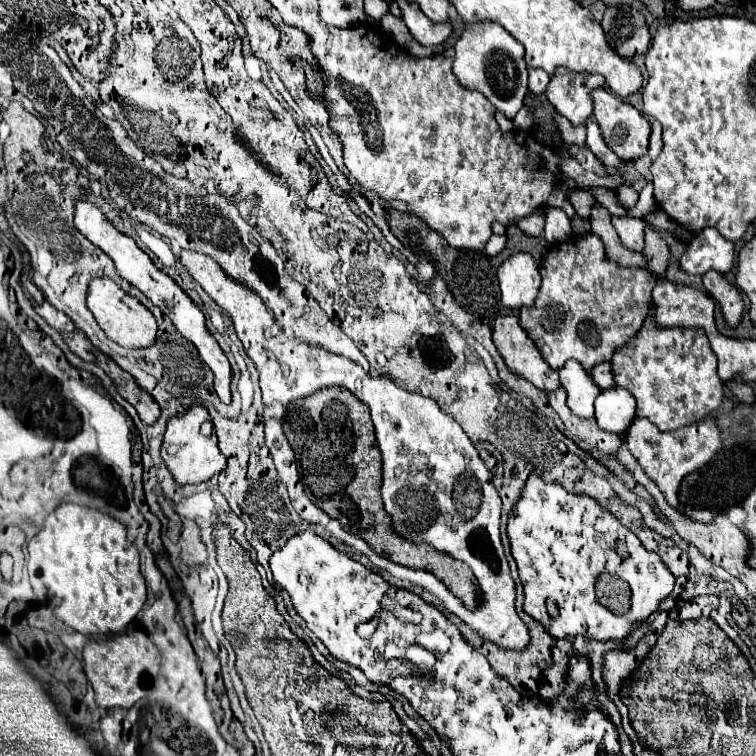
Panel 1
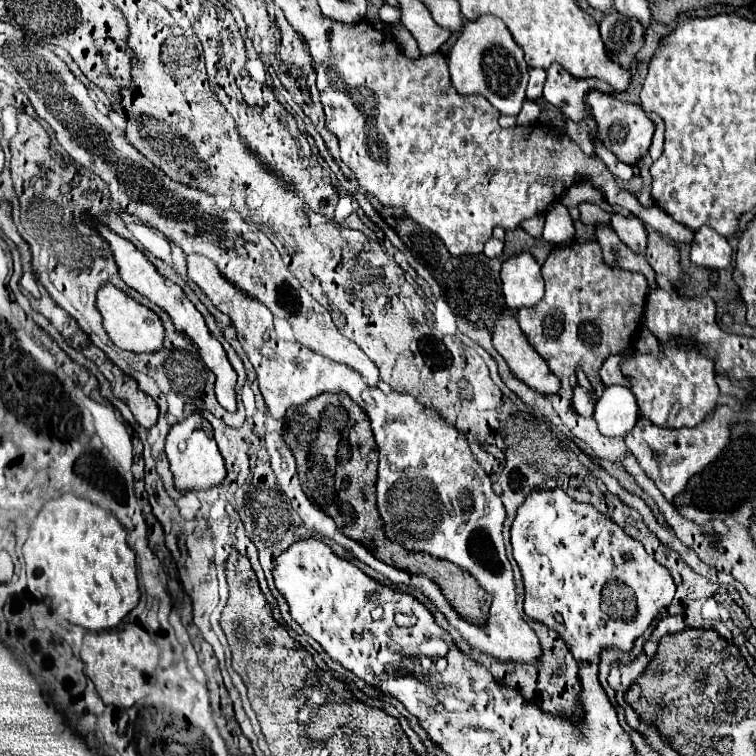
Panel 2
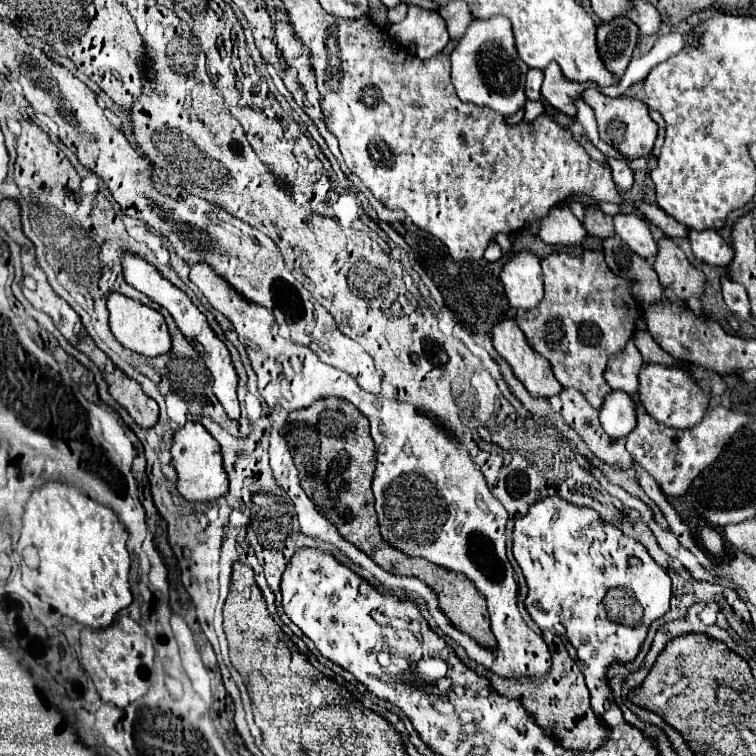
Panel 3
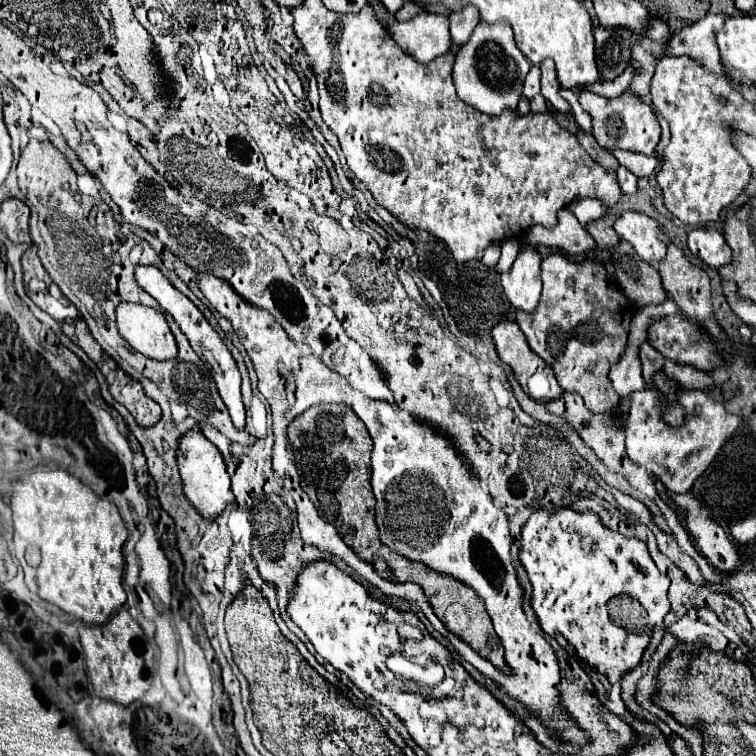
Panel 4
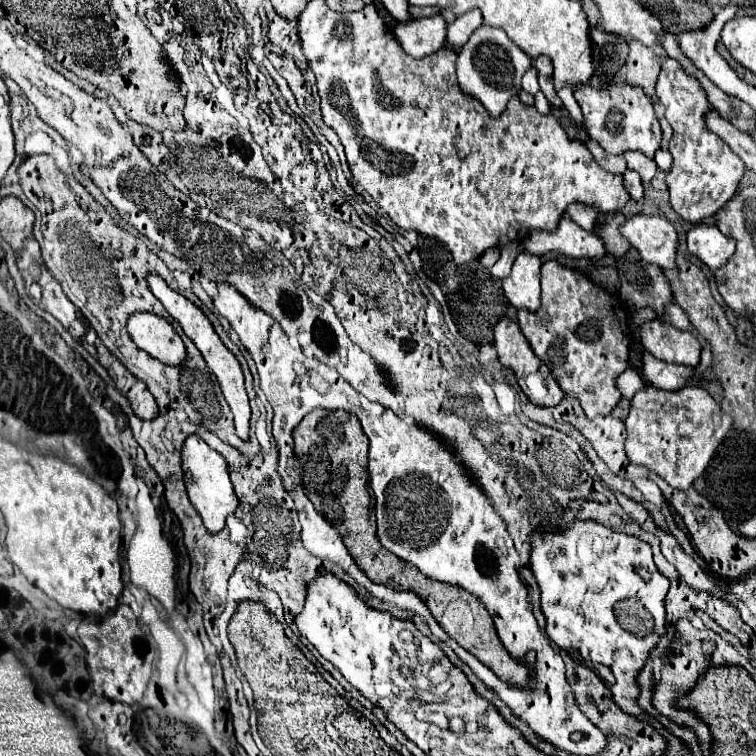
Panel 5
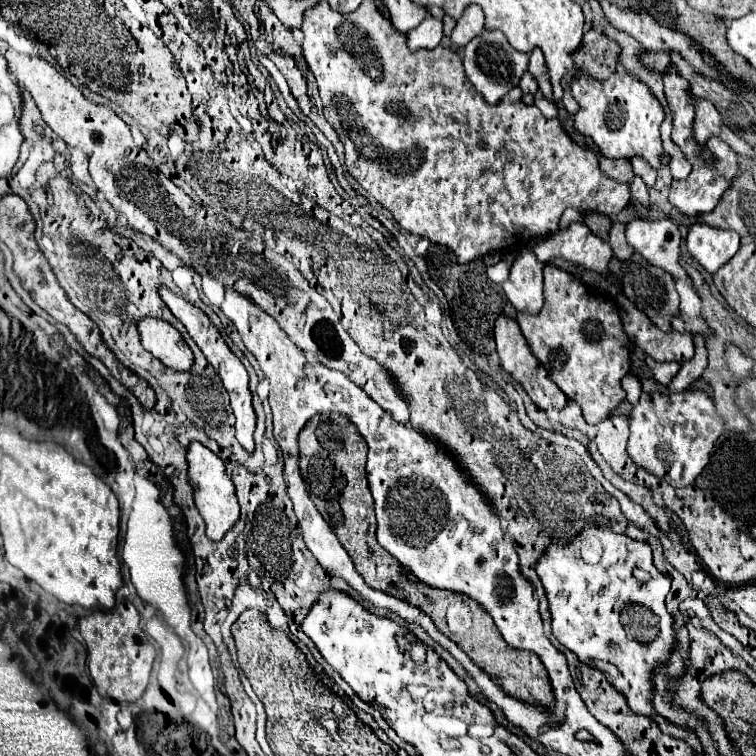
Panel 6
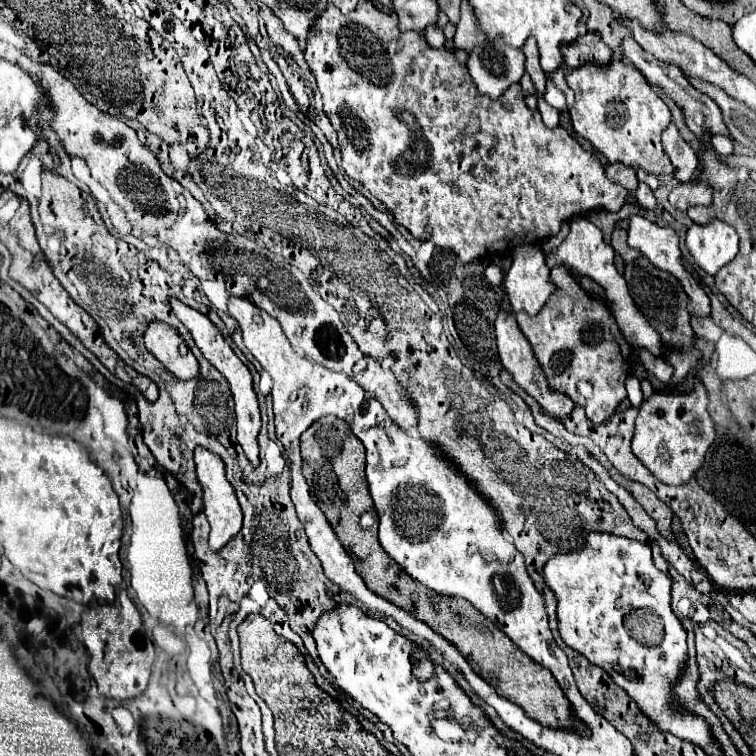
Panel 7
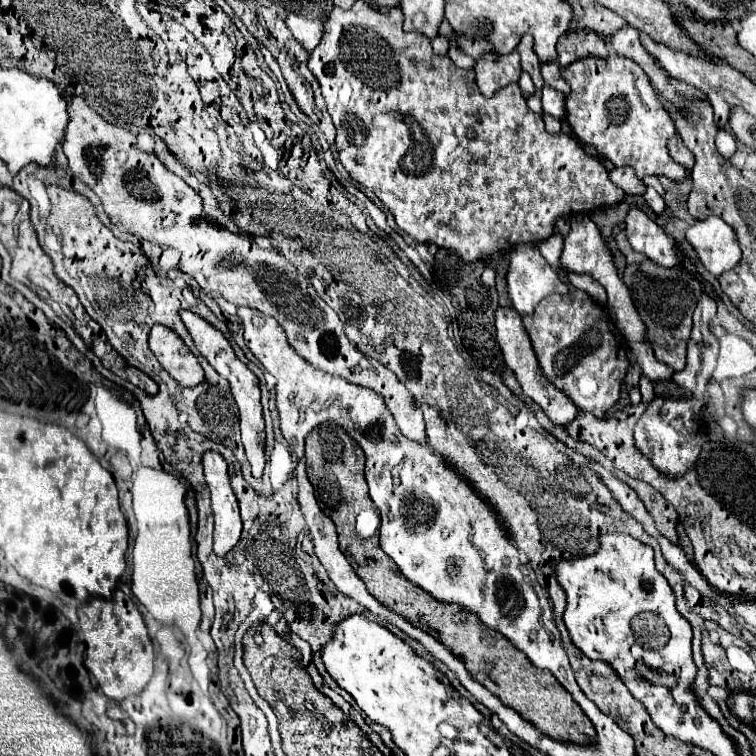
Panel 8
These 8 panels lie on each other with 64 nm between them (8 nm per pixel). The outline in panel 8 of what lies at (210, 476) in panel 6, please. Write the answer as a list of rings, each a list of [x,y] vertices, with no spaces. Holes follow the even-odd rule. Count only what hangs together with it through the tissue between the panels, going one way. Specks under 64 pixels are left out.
[[[208,452],[204,454],[202,462],[204,462],[206,484],[212,494],[214,552],[224,558],[238,544],[242,532],[238,502],[230,486],[226,460],[216,452]]]

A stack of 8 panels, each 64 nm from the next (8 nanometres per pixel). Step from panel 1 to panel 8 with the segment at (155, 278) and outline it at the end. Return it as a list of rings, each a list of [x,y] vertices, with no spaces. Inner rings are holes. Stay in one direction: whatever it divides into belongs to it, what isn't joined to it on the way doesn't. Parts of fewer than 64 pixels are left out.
[[[182,310],[182,322],[186,324],[186,328],[188,328],[188,332],[190,332],[190,336],[192,336],[194,344],[198,348],[198,352],[210,362],[210,366],[222,378],[226,378],[230,382],[230,388],[232,388],[232,394],[234,394],[234,400],[236,400],[238,412],[240,412],[242,444],[246,448],[246,456],[248,456],[248,462],[252,466],[252,474],[260,480],[262,474],[264,474],[264,464],[266,464],[266,458],[264,458],[266,432],[264,432],[264,416],[262,416],[262,406],[260,406],[260,384],[258,384],[258,378],[256,378],[256,374],[242,360],[238,360],[238,356],[234,354],[230,342],[212,324],[208,324],[200,316],[196,316],[192,312],[186,312],[186,310]]]

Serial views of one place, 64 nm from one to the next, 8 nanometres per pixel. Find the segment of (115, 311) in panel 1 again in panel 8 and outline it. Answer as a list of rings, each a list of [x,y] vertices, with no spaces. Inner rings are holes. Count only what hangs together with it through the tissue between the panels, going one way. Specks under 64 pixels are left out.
[[[152,326],[150,330],[150,350],[160,362],[160,366],[184,388],[194,388],[204,382],[204,370],[194,358],[194,354],[186,348],[182,338],[166,328],[166,326]]]

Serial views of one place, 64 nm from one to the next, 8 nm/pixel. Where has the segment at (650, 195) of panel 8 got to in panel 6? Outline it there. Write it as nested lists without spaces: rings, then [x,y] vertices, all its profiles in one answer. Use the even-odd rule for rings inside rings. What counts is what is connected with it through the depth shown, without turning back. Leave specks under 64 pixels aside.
[[[634,178],[634,182],[630,182],[630,192],[632,192],[632,196],[640,202],[640,204],[644,204],[644,206],[648,206],[650,204],[650,196],[648,196],[648,188],[646,188],[646,184],[642,182],[642,178]]]

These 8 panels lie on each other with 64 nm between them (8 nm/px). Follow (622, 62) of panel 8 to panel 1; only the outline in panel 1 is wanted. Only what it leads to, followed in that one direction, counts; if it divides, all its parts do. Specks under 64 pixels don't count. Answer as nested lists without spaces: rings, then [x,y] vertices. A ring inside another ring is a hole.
[[[598,88],[592,92],[592,102],[594,102],[594,120],[602,130],[602,138],[608,144],[608,148],[616,152],[620,160],[632,162],[648,152],[648,138],[652,128],[650,128],[650,122],[644,118],[644,114],[640,114],[632,104],[610,94],[604,88]]]

